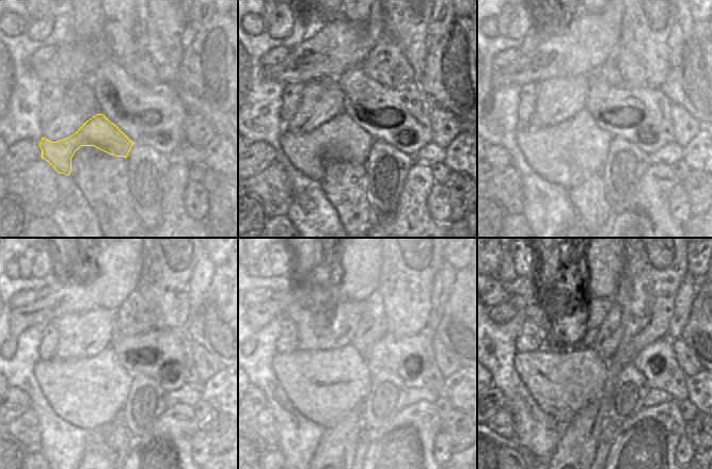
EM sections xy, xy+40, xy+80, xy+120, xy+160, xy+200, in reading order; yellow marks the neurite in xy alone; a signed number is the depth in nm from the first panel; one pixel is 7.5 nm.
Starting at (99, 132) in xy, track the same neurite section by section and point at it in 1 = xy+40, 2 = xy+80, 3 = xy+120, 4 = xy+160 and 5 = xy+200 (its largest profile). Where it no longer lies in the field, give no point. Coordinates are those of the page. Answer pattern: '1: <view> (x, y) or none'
1: xy+40 (341, 139)
2: xy+80 (568, 154)
3: xy+120 (88, 393)
4: xy+160 (325, 386)
5: xy+200 (563, 382)

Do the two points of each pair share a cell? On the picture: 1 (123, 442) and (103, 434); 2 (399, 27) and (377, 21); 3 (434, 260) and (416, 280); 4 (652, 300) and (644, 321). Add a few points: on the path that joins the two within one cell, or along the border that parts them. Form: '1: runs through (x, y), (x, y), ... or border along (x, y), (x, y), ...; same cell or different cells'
1: border along (112, 423), (112, 430), (106, 442), (116, 452); different cells
2: border along (382, 11), (382, 27), (385, 30); different cells
3: runs through (431, 265), (422, 275); same cell
4: runs through (647, 305), (645, 316); same cell

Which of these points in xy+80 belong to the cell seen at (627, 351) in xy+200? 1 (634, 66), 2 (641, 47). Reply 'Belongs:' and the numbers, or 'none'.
Belongs: 2

